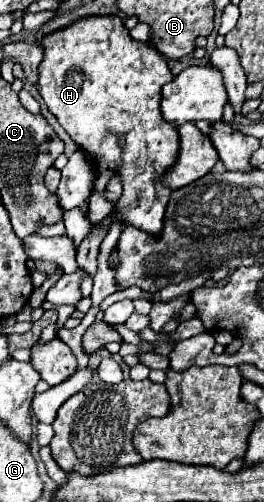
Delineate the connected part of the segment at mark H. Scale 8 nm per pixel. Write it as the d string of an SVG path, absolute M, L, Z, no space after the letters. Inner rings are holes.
M86 16L70 26L56 30L42 38L44 60L38 66L40 94L46 100L48 110L56 116L62 128L72 140L86 150L98 164L98 180L88 200L88 220L100 222L106 216L120 216L126 224L132 224L144 232L160 234L164 210L170 198L170 188L160 182L160 176L174 164L178 154L178 132L174 124L166 122L160 112L160 90L174 76L166 64L166 58L150 44L138 42L130 36L128 28L118 16ZM132 132L132 146L126 146L126 136ZM118 172L122 176L122 198L118 204L110 204L102 196L106 180Z

